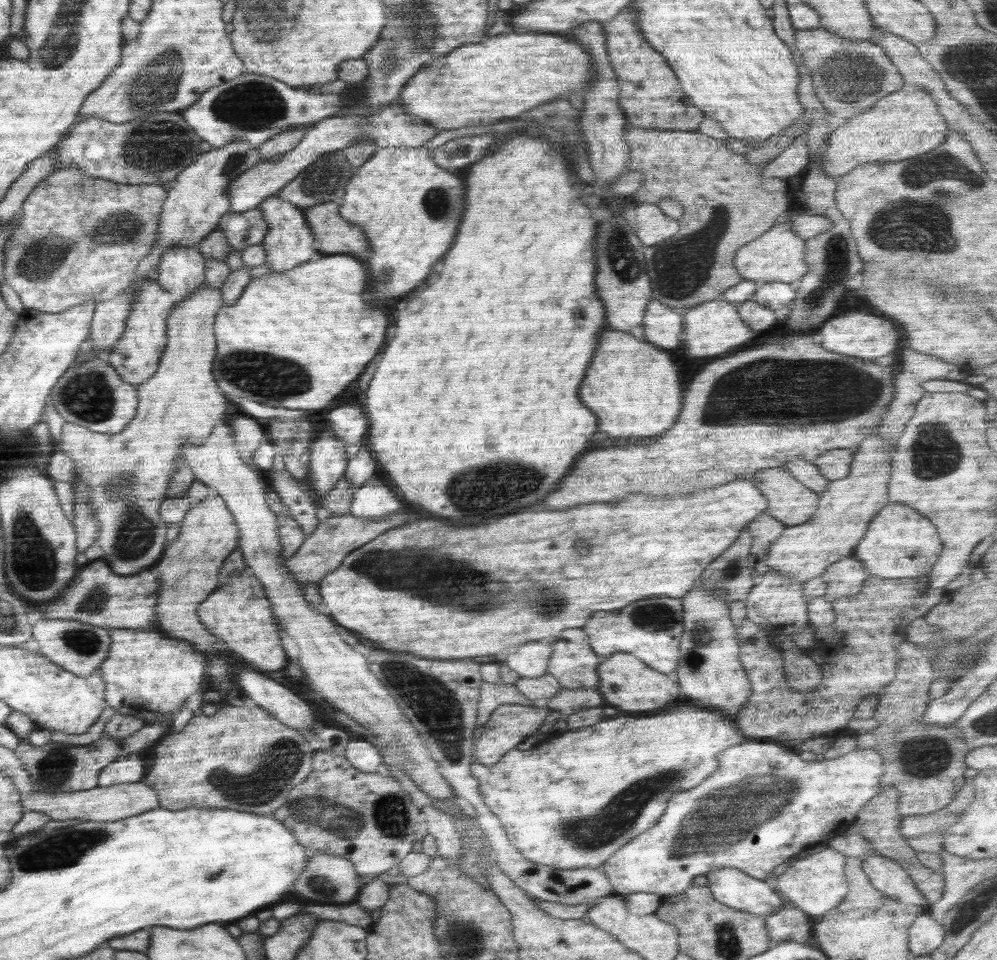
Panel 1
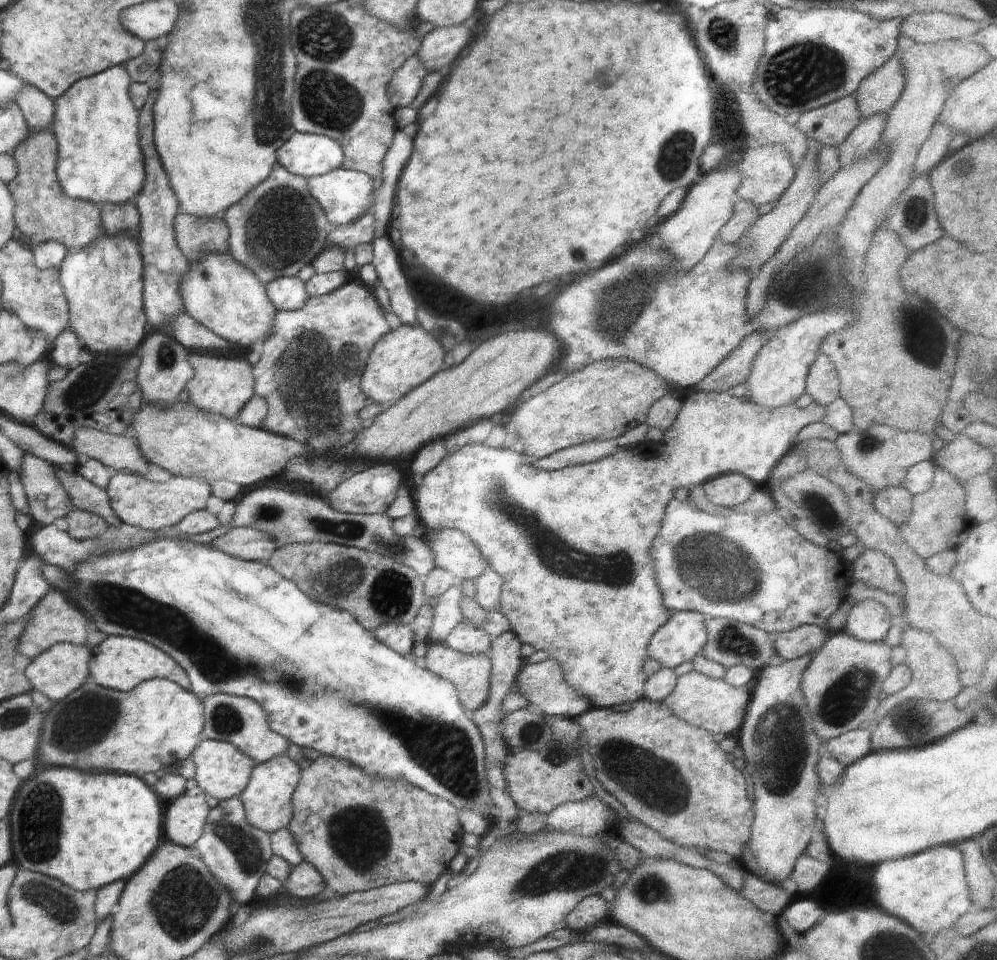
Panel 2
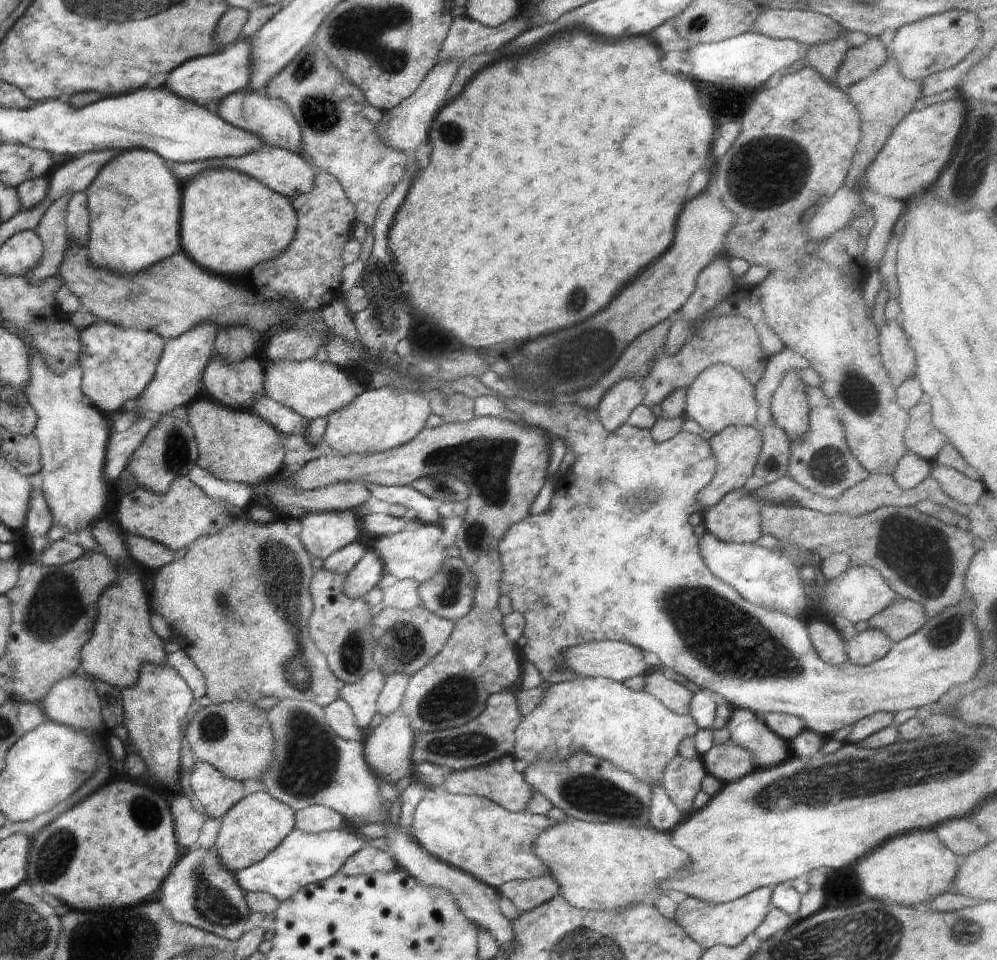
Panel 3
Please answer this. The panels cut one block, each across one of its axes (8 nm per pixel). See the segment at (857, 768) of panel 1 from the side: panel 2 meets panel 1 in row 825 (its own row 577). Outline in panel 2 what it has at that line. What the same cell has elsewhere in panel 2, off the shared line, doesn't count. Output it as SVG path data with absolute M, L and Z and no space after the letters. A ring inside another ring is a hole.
M689 499L683 502L673 500L666 508L666 516L662 520L662 526L650 550L650 556L654 560L655 581L659 587L659 594L662 596L663 606L672 613L677 611L693 611L704 615L706 618L722 617L734 619L757 627L768 633L778 634L780 632L789 632L798 626L813 625L826 630L827 621L830 616L839 609L841 602L846 599L847 589L852 579L852 564L846 561L839 553L828 550L826 547L814 546L806 542L794 528L791 528L778 516L776 511L764 515L752 515L749 513L734 512L730 516L721 517L714 514L702 512L694 506Z

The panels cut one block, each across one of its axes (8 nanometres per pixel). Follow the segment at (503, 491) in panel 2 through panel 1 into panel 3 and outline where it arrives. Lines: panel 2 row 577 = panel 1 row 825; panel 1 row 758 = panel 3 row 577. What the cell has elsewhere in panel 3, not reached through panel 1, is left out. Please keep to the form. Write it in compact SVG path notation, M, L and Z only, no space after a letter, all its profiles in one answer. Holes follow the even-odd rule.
M471 376L457 379L451 382L450 390L454 394L464 395L465 398L473 400L480 394L492 394L504 400L504 404L508 406L510 412L516 412L524 422L533 427L542 429L545 433L550 433L558 436L563 440L565 448L571 448L576 456L574 464L561 476L558 480L554 480L554 496L552 496L552 504L550 510L540 515L530 515L526 520L518 524L514 524L512 528L502 536L502 542L498 544L498 554L500 554L500 562L502 562L502 578L500 578L500 590L502 595L510 596L512 600L512 610L524 616L526 620L526 628L524 628L524 636L526 636L526 645L520 650L523 661L532 663L542 676L543 685L555 684L564 682L564 680L579 679L578 674L574 674L570 668L566 668L564 664L564 650L570 650L572 646L584 644L584 642L600 642L600 640L619 641L632 644L640 648L645 654L658 656L664 669L672 669L676 674L684 676L686 680L690 680L702 689L708 689L712 694L721 697L733 709L742 708L750 710L756 716L763 717L770 713L783 713L786 715L796 716L805 723L805 728L811 729L813 732L820 734L824 738L831 738L838 730L844 729L844 726L854 726L858 720L862 720L870 714L878 714L881 712L890 712L890 714L898 713L902 710L920 709L934 705L946 692L954 690L955 685L960 685L969 682L978 674L978 666L980 666L980 634L974 622L974 602L966 596L964 604L958 602L952 608L944 608L943 612L938 612L935 616L928 619L927 622L911 636L904 638L901 642L894 644L893 648L886 654L882 660L878 660L870 665L862 666L852 664L850 662L840 665L832 665L823 662L818 654L814 651L812 642L806 624L798 618L792 618L788 614L782 614L780 610L770 610L766 606L759 606L743 598L732 586L724 583L722 580L712 575L712 572L706 566L702 552L700 552L700 544L698 536L694 533L693 527L688 522L688 516L694 512L702 511L698 502L694 502L696 494L712 480L714 470L716 470L716 462L714 456L710 452L708 441L702 440L700 435L690 432L680 431L677 436L674 436L666 442L656 442L652 438L651 430L640 430L634 428L630 424L614 430L614 432L606 432L604 426L600 424L596 416L596 409L586 410L574 402L570 402L572 398L568 395L557 394L552 404L540 404L540 402L531 402L522 400L522 398L505 398L499 393L494 392L490 388L483 385L479 379ZM642 492L648 492L646 502L642 502L642 498L636 498L636 494L640 496ZM574 606L574 614L576 614L576 624L578 626L570 626L570 608ZM590 608L592 608L592 640L590 640Z

